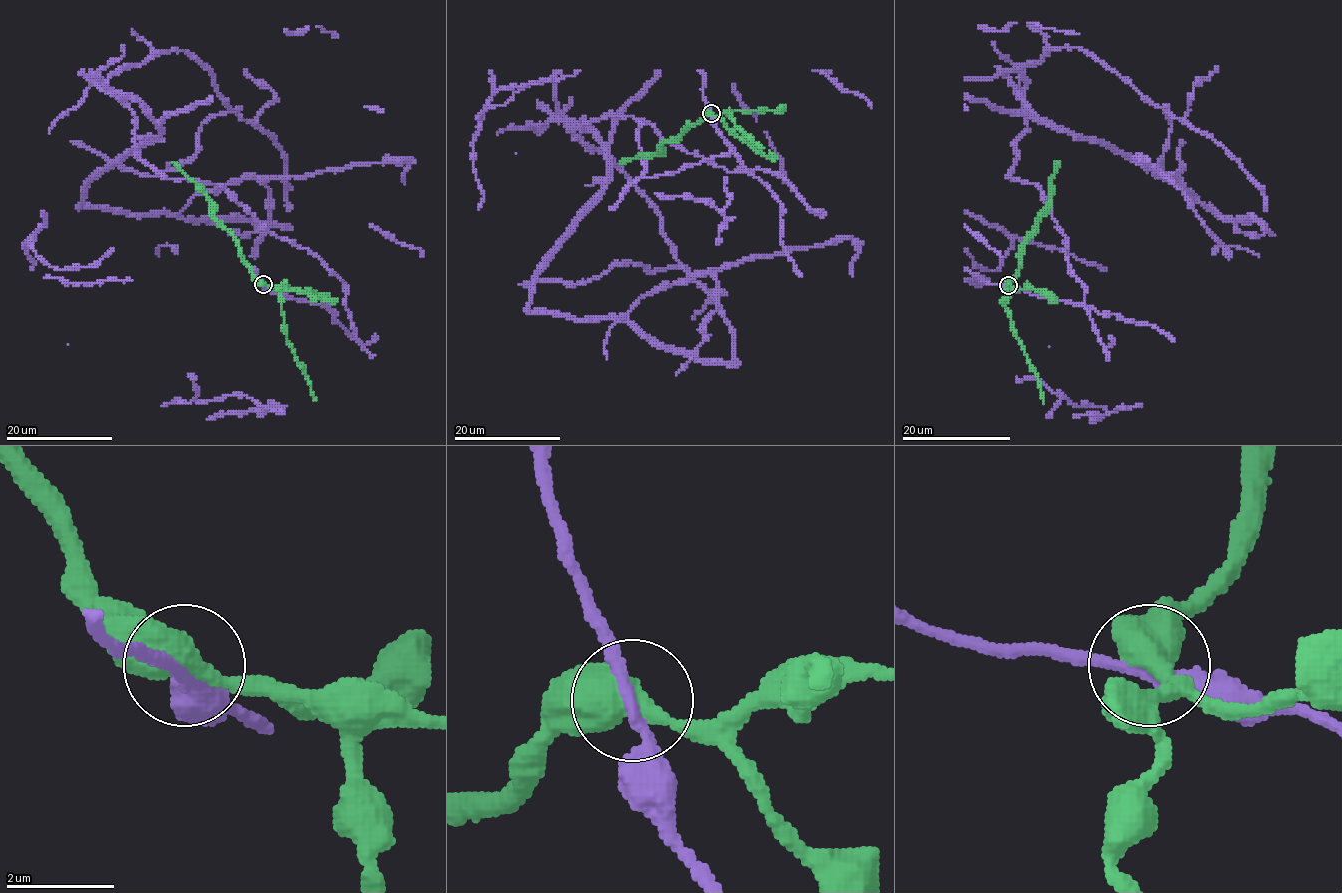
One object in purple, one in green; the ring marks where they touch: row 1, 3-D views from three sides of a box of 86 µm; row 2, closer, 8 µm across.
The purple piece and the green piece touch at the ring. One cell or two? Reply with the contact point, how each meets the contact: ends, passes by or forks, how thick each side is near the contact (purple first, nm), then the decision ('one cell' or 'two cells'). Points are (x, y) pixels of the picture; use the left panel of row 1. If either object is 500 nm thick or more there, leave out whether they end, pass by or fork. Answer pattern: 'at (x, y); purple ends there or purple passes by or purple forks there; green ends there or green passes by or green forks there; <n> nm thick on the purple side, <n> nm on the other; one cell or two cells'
at (263, 284); 220 nm thick on the purple side, 550 nm on the other; one cell

